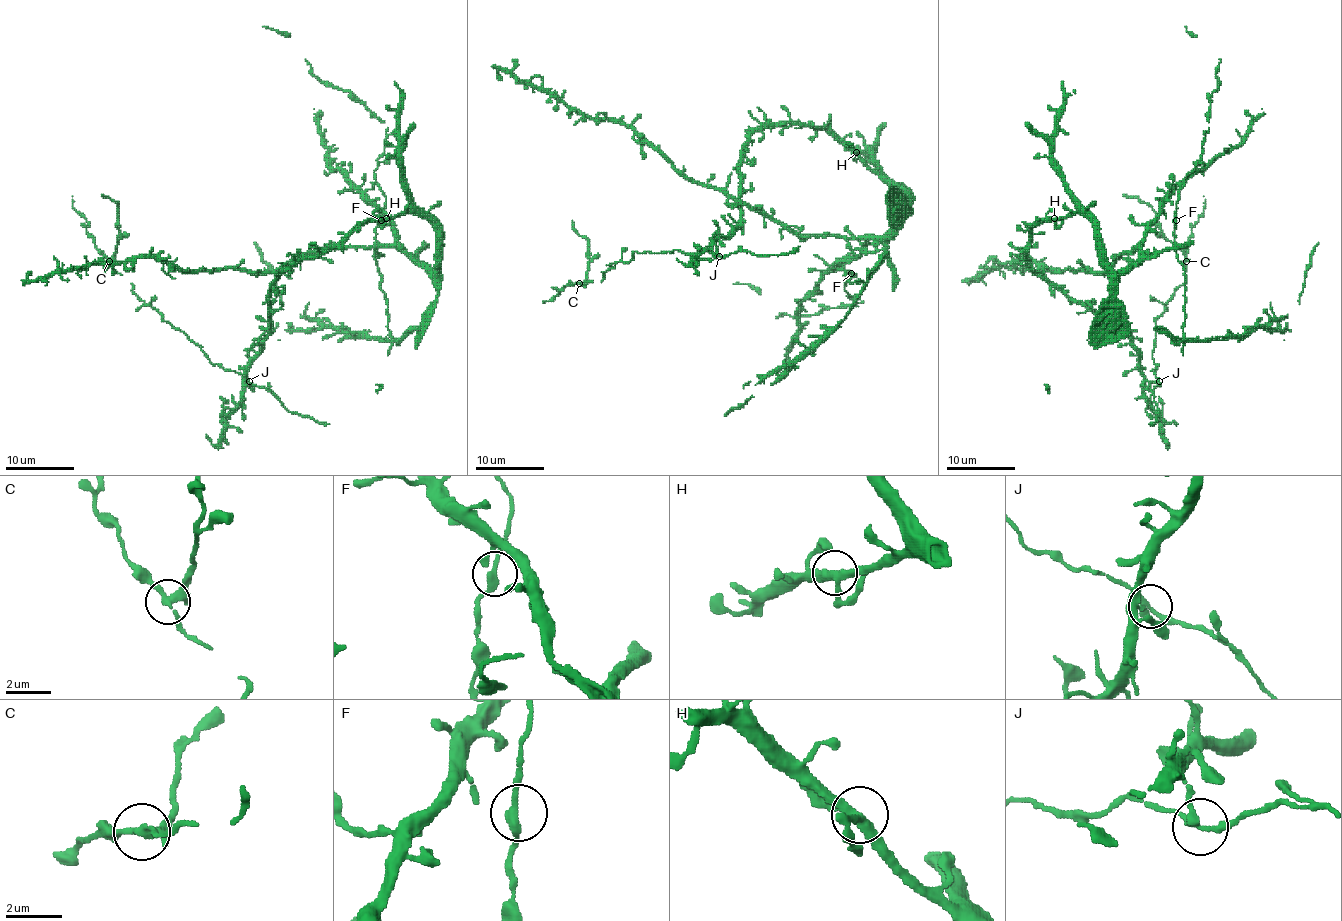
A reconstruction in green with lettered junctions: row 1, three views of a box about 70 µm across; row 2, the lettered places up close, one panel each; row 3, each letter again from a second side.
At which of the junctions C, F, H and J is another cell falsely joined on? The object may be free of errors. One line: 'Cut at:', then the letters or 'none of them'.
Cut at: C

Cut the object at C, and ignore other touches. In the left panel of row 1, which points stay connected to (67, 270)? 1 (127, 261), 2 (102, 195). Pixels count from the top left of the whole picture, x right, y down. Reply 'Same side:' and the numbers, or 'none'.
Same side: 1

